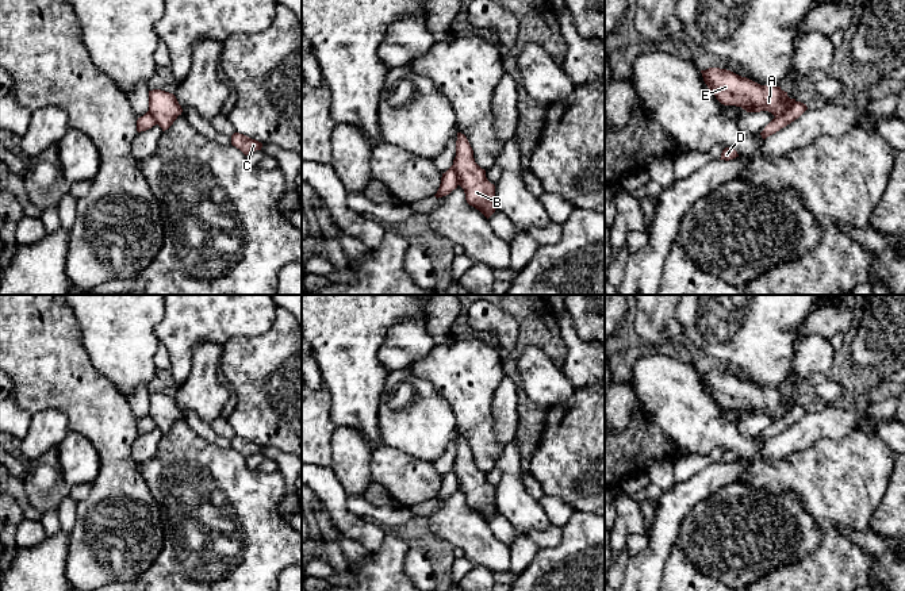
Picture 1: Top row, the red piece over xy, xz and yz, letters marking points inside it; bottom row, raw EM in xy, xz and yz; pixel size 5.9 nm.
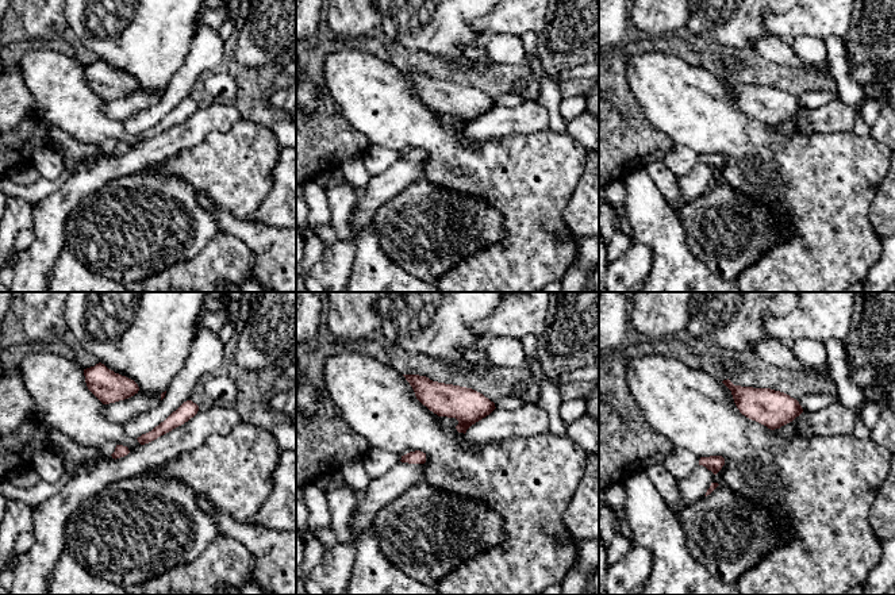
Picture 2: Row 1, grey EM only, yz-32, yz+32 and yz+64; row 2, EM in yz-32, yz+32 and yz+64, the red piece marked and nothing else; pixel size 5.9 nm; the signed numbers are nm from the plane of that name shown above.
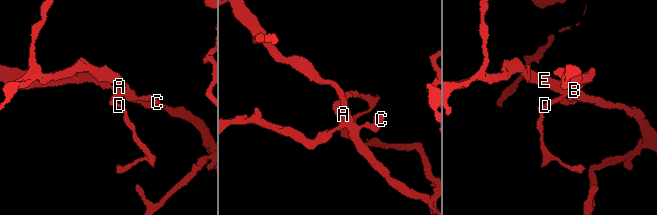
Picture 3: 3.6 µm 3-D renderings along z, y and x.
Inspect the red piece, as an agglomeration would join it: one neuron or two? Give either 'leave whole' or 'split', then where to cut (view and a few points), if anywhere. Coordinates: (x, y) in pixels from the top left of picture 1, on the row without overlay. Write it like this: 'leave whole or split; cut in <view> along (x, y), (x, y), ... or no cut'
split; cut in yz along (796, 405), (775, 421)

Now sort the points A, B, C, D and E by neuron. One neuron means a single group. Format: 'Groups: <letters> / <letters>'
Groups: A B C E / D

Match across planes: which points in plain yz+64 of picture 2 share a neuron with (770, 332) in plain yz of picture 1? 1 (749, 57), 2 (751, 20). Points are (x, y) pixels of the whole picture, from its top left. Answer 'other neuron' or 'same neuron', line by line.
1: other neuron
2: same neuron

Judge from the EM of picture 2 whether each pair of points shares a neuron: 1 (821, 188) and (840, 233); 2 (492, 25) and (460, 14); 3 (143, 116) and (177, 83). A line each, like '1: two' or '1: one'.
1: one
2: two
3: one

